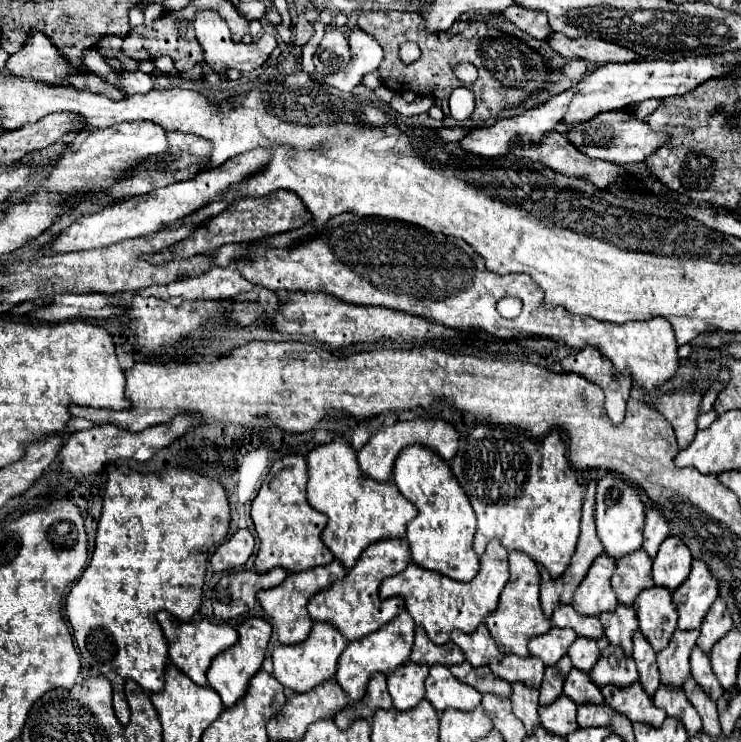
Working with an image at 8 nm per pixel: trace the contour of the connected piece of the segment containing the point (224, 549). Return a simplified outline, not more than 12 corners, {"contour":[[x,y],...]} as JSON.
{"contour":[[238,529],[218,545],[210,563],[216,573],[240,569],[254,551],[254,537]]}

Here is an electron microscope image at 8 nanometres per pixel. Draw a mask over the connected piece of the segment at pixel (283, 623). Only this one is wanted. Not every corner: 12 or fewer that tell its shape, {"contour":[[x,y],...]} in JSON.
{"contour":[[332,563],[256,595],[280,645],[308,639],[312,595],[346,577]]}

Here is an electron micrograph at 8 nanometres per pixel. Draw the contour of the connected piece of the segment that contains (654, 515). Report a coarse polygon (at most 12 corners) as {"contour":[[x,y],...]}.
{"contour":[[646,509],[642,549],[656,557],[660,543],[670,535],[664,517]]}

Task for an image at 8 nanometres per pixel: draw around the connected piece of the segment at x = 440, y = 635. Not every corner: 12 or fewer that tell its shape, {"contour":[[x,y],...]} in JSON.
{"contour":[[498,539],[470,583],[410,563],[380,585],[402,597],[432,643],[472,633],[508,575]]}

